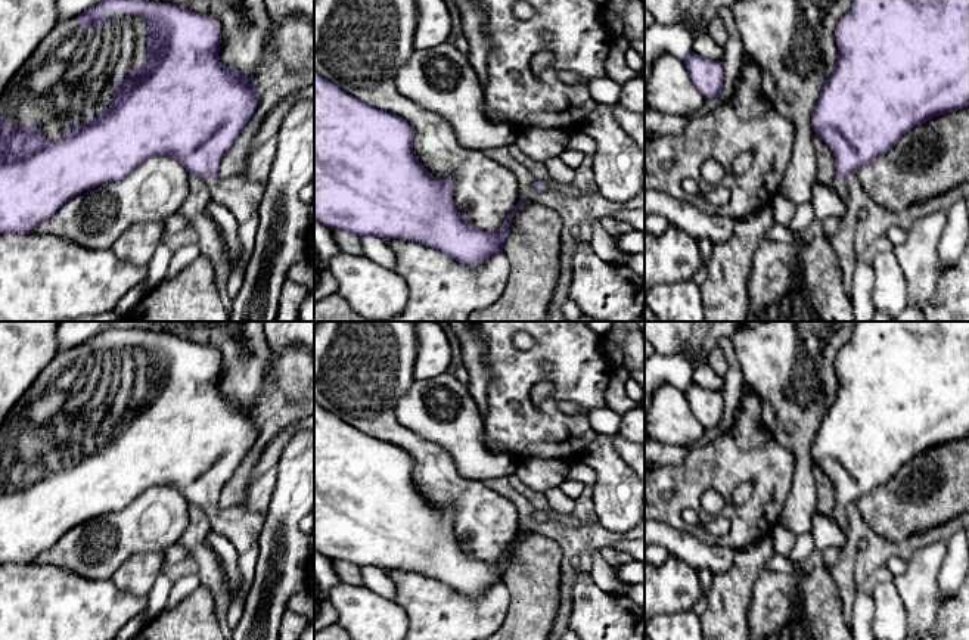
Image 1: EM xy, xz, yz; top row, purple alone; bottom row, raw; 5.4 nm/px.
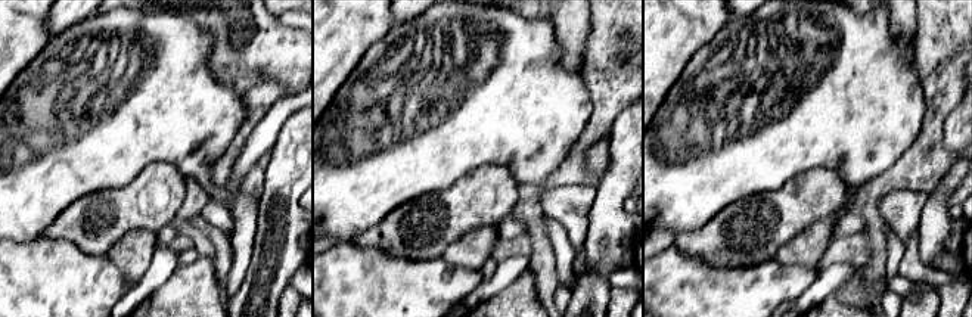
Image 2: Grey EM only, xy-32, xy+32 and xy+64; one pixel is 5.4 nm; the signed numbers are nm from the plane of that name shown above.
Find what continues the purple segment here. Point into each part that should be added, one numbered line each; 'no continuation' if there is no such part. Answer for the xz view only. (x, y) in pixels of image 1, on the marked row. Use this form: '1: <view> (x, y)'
1: xz (570, 189)

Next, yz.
1: yz (839, 186)

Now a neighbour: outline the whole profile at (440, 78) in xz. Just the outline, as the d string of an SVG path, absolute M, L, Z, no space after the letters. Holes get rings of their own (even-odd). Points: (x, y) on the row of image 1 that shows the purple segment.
M441 43L414 50L397 72L400 94L447 119L460 145L484 152L516 143L521 130L493 124L482 112L484 86L469 55L454 44Z

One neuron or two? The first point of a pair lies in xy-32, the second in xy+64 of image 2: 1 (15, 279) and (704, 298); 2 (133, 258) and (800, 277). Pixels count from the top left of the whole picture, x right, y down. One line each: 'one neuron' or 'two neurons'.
1: one neuron
2: two neurons

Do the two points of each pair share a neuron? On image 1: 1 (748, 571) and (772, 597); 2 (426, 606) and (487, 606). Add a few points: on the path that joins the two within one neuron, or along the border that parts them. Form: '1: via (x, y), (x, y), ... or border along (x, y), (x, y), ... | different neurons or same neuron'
1: border along (764, 568), (754, 583), (748, 612) | different neurons
2: via (441, 609), (472, 609) | same neuron

